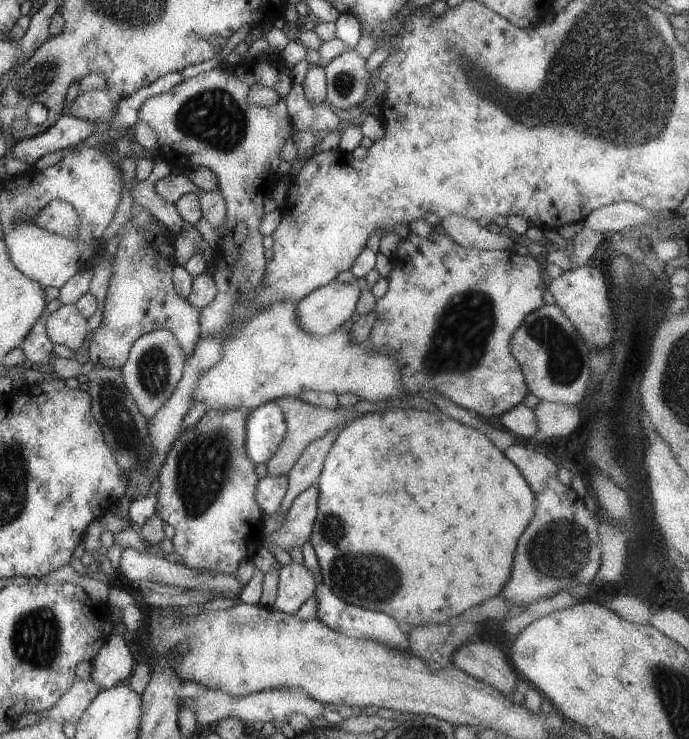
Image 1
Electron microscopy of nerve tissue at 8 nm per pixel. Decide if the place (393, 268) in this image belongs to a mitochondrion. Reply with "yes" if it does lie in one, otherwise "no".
no

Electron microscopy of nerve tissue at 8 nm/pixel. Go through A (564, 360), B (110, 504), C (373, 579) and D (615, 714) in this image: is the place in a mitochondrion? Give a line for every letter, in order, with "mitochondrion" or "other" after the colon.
A: mitochondrion
B: other
C: mitochondrion
D: other

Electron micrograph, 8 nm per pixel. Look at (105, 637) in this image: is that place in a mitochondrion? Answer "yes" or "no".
no

